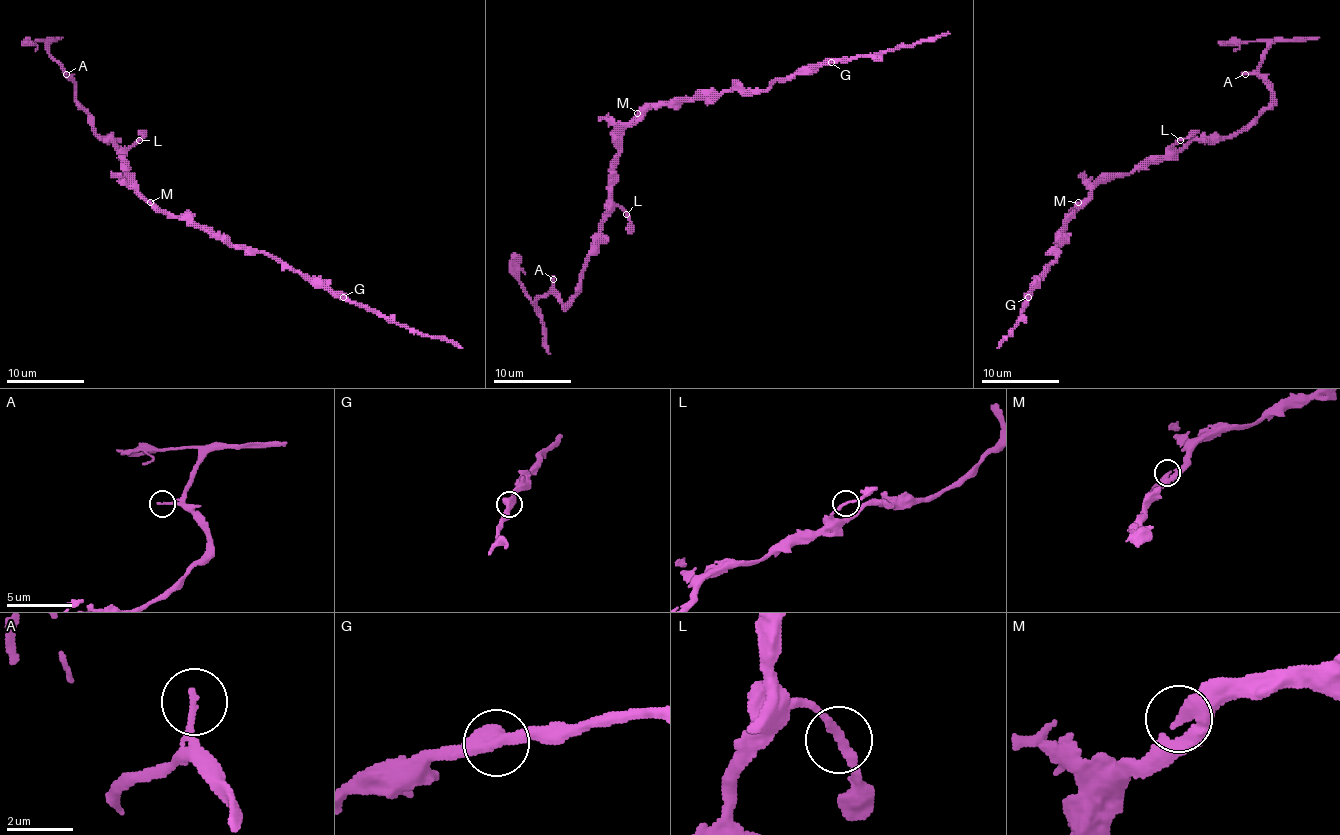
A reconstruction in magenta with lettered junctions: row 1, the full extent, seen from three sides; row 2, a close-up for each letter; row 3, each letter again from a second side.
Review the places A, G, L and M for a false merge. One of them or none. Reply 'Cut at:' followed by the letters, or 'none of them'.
Cut at: none of them

